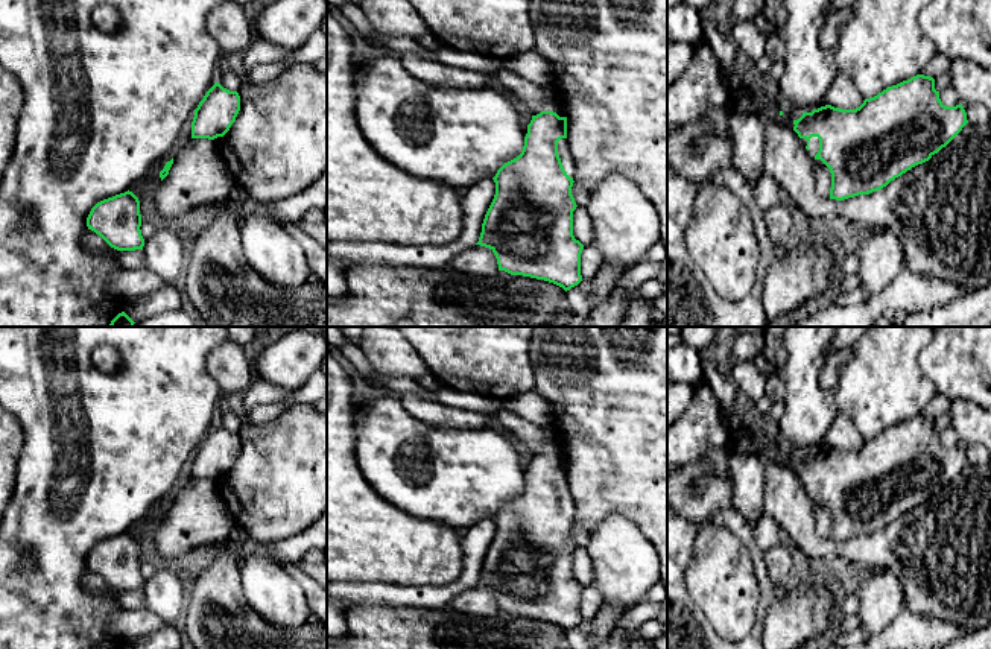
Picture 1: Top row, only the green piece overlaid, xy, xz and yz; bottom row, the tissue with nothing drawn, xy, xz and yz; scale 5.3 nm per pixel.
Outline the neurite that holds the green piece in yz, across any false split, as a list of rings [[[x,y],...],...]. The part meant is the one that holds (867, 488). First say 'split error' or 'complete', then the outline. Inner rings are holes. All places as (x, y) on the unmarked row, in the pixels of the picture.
split error; [[[917,415],[856,450],[825,445],[803,453],[793,471],[815,502],[816,533],[844,541],[882,530],[929,502],[967,464],[961,444],[945,447],[935,419]]]

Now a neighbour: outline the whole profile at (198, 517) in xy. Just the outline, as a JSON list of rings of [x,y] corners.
[[[190,479],[175,495],[169,515],[155,533],[158,552],[181,556],[201,546],[231,538],[236,523],[225,505],[219,482]]]

